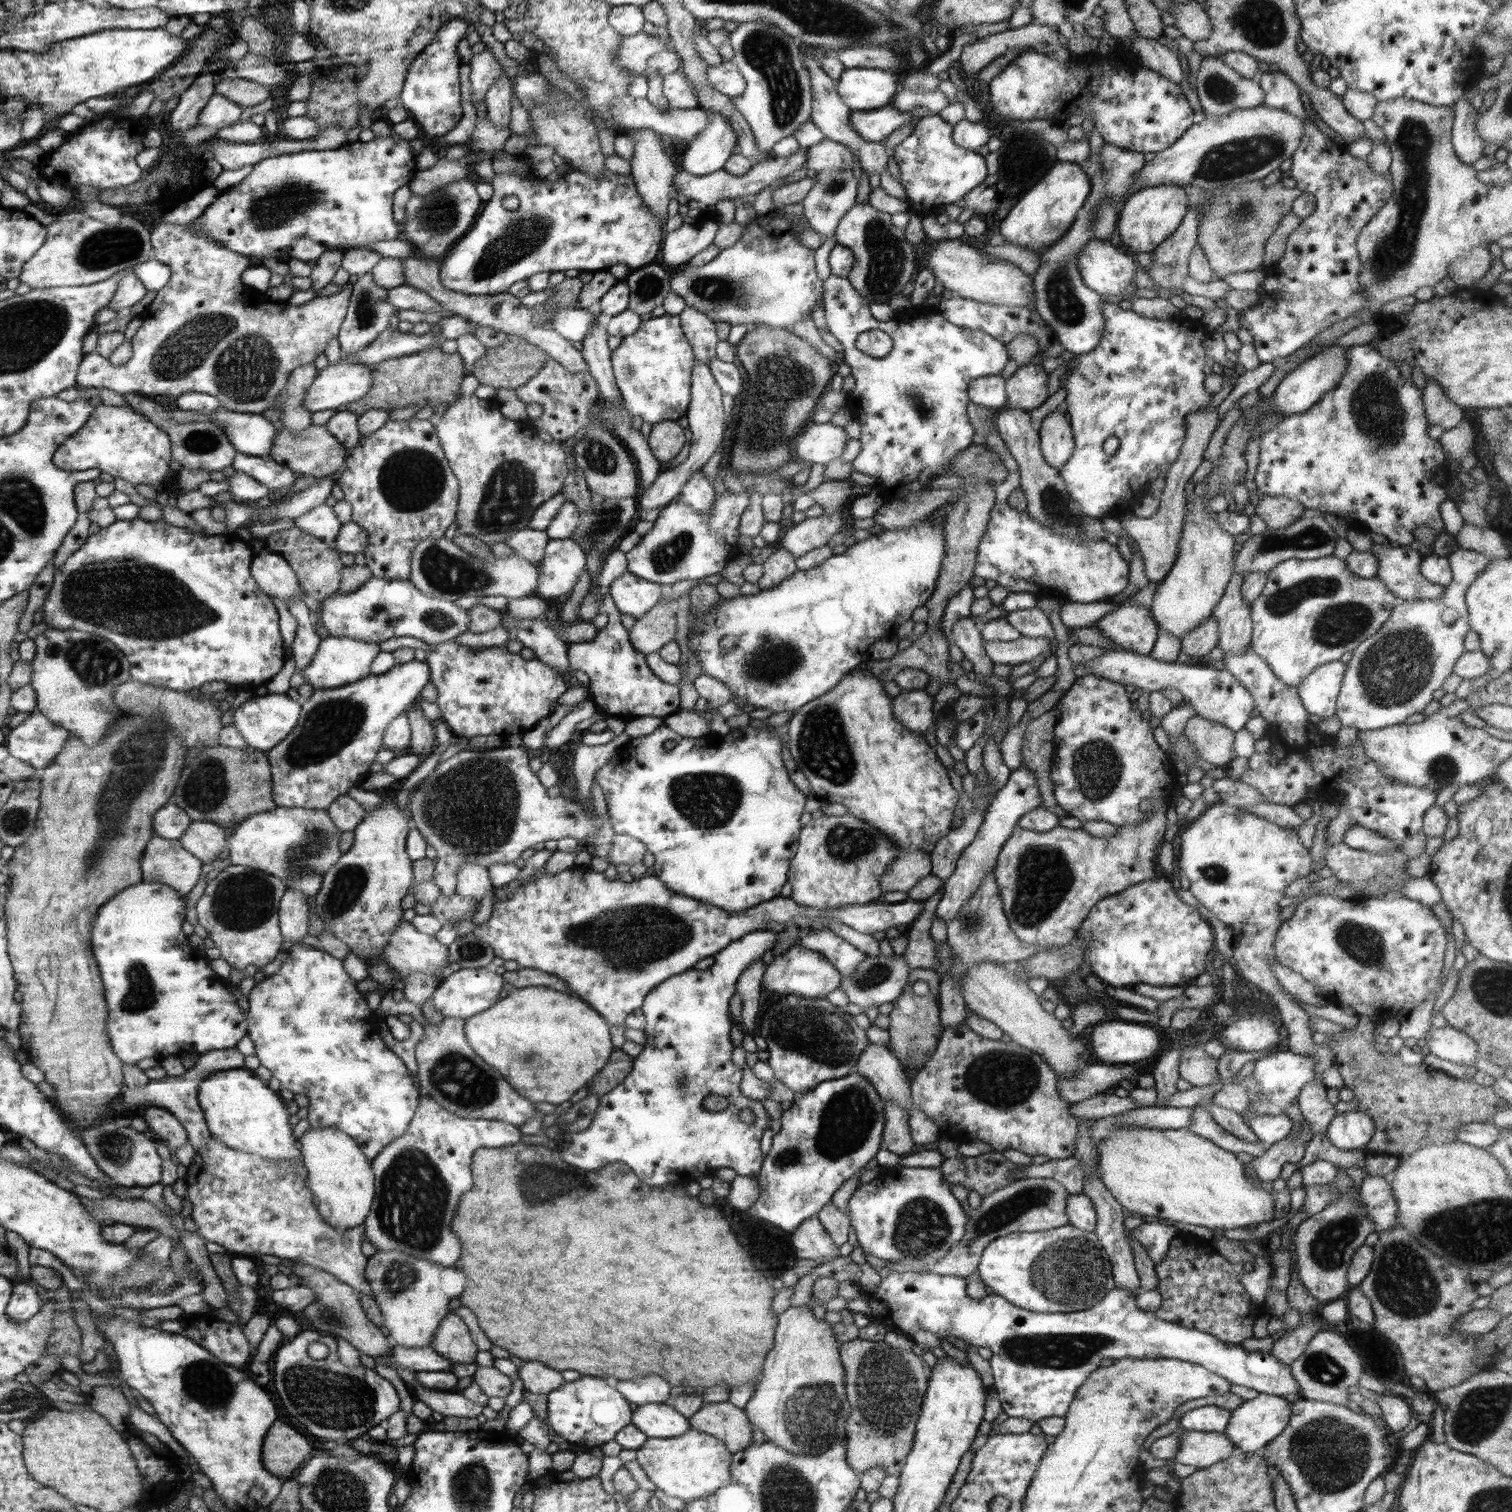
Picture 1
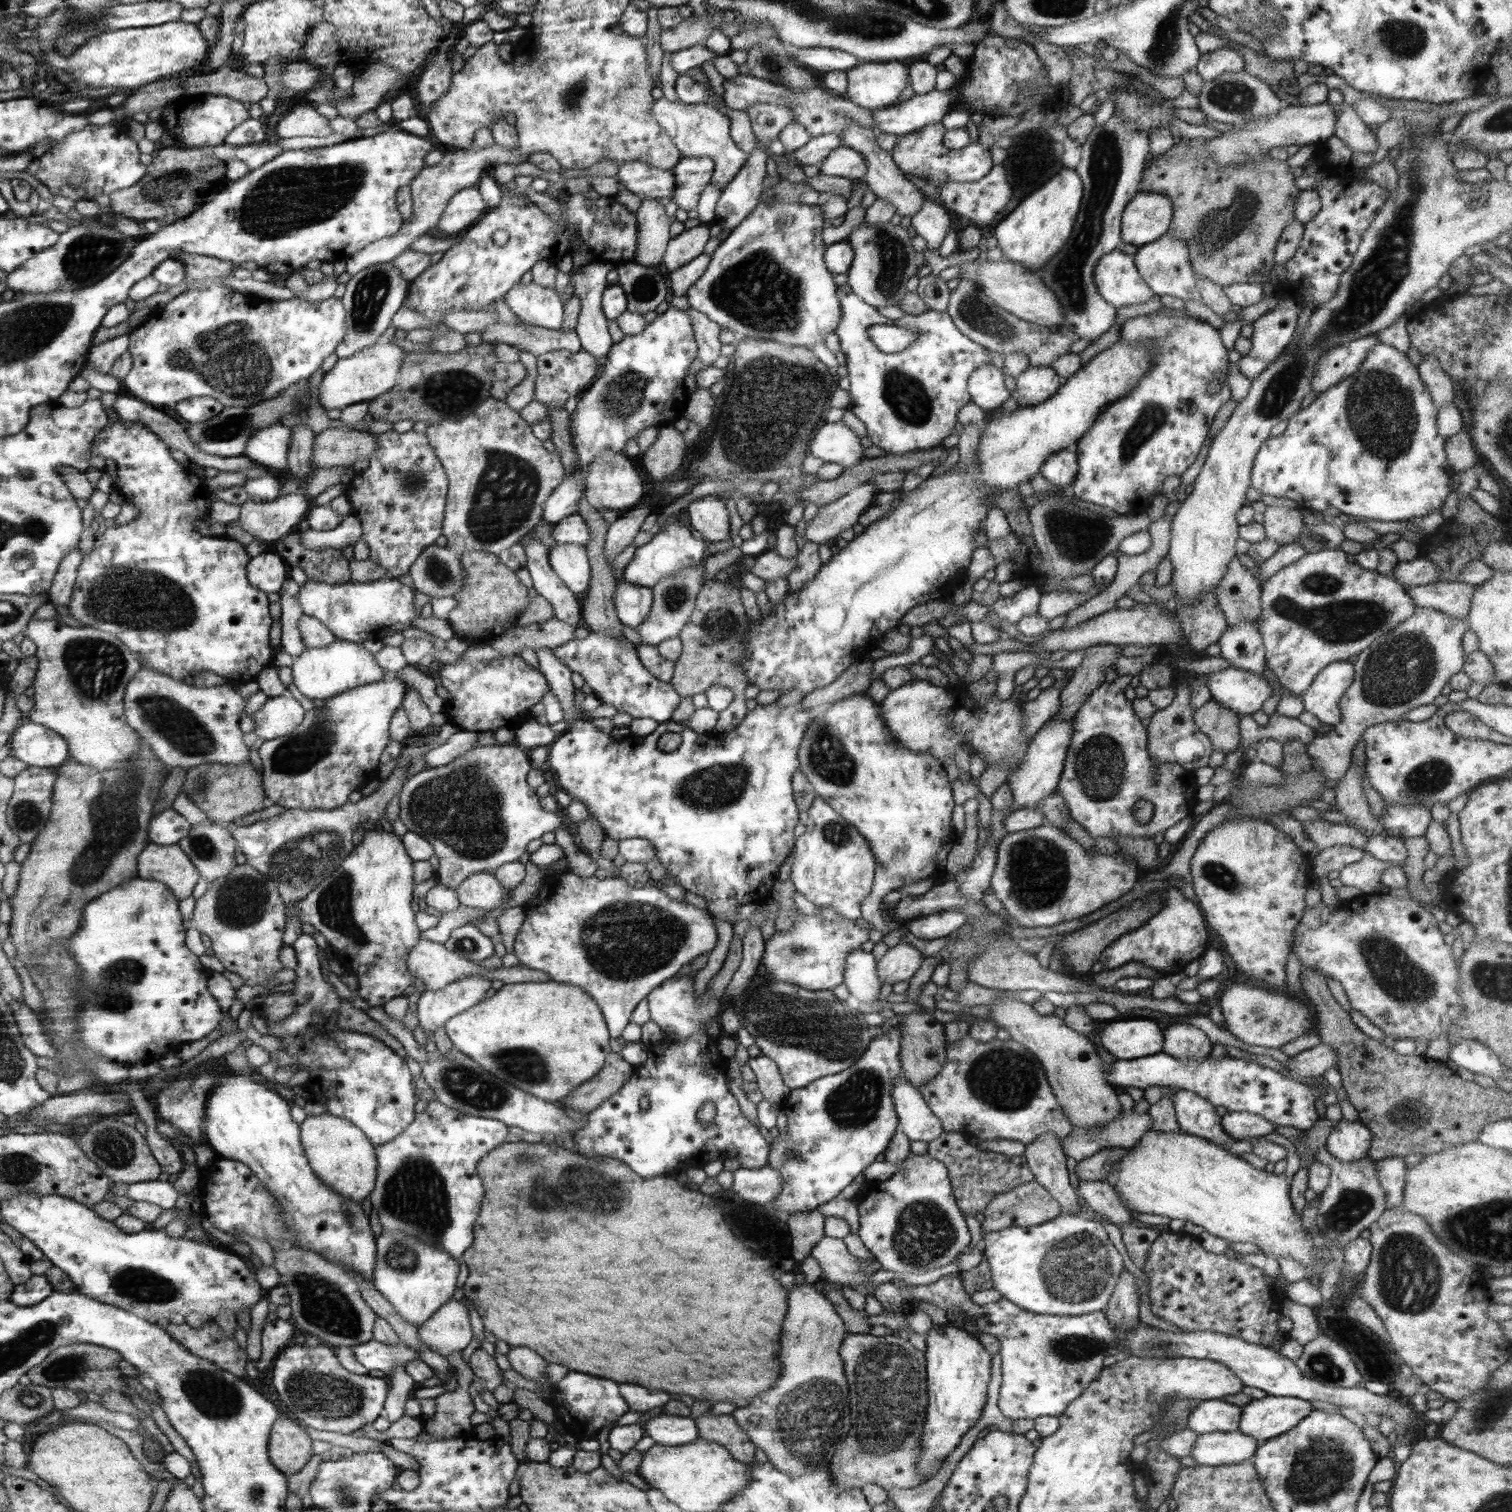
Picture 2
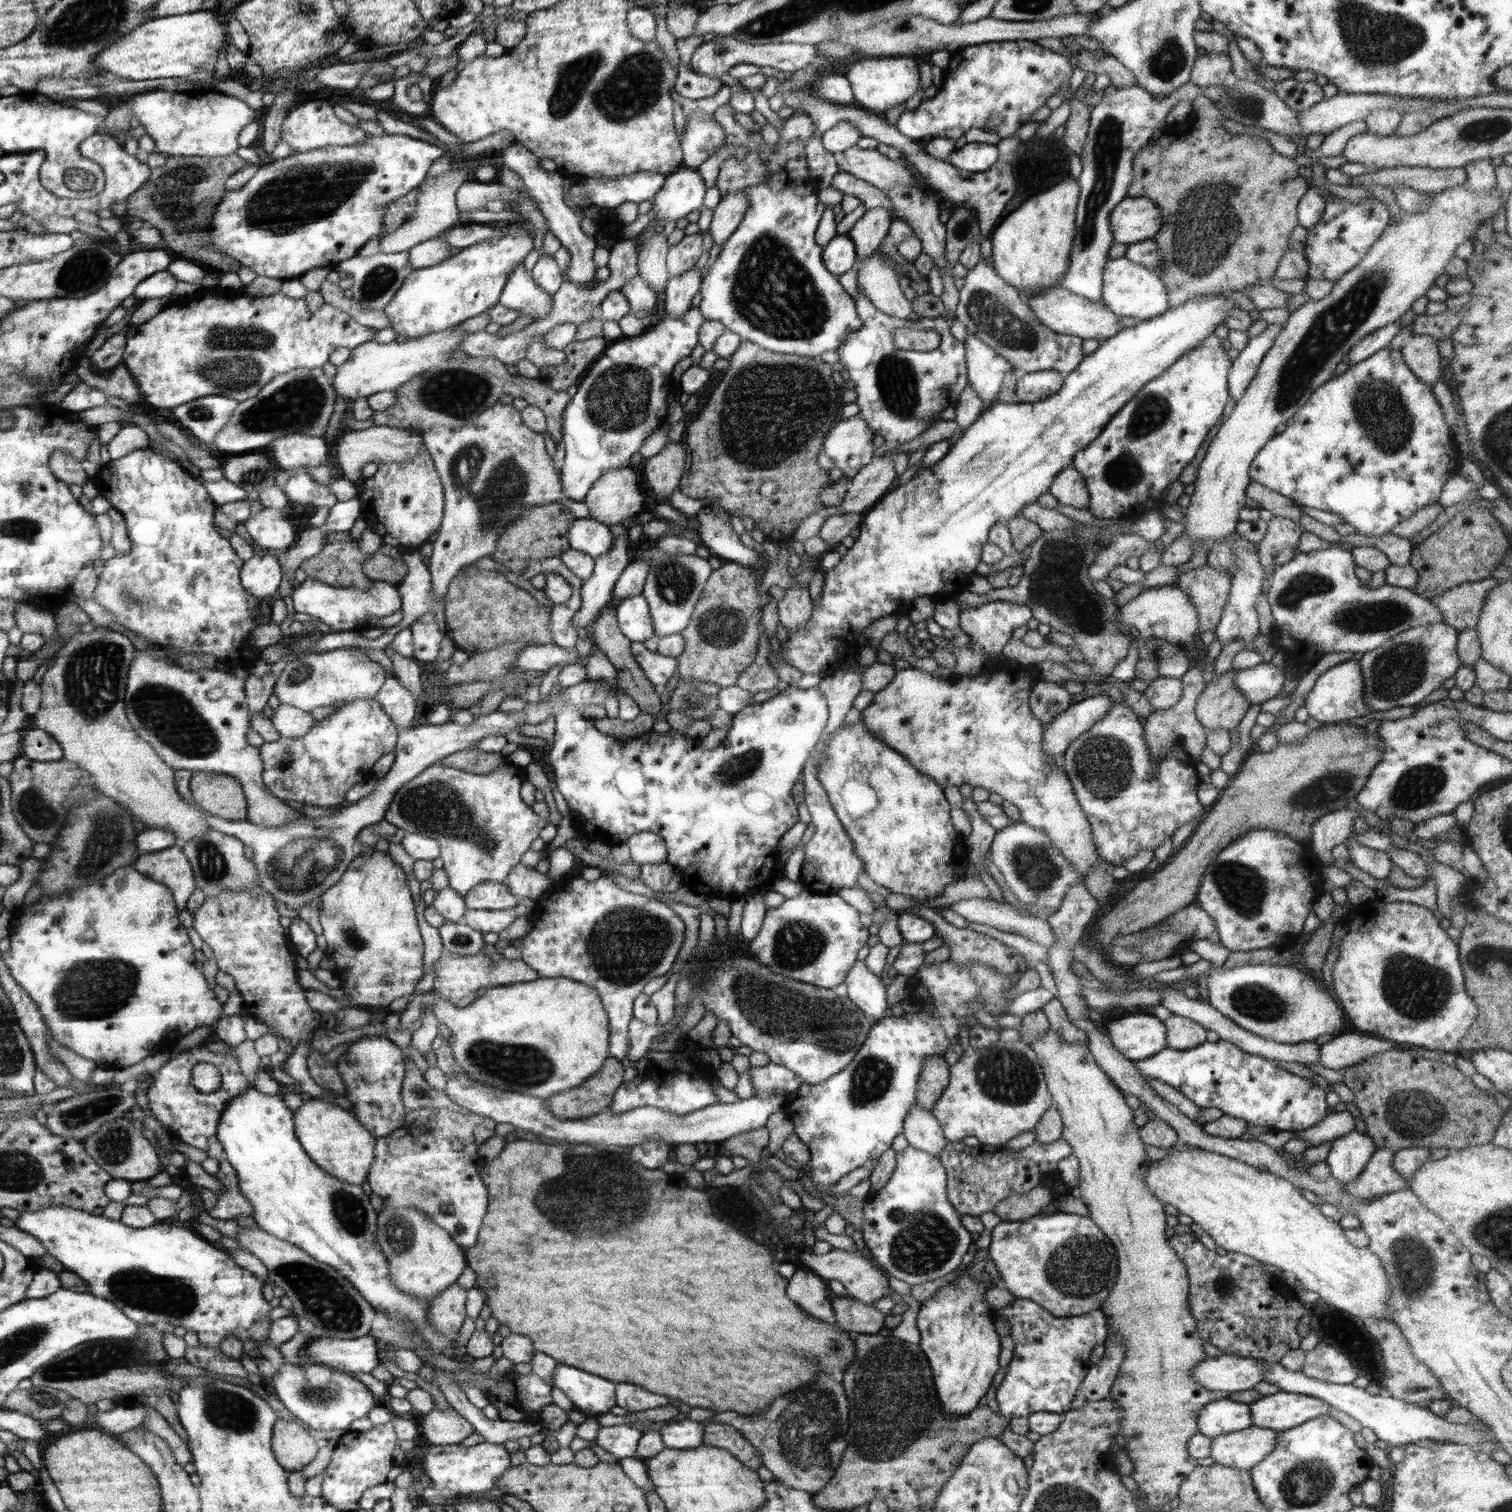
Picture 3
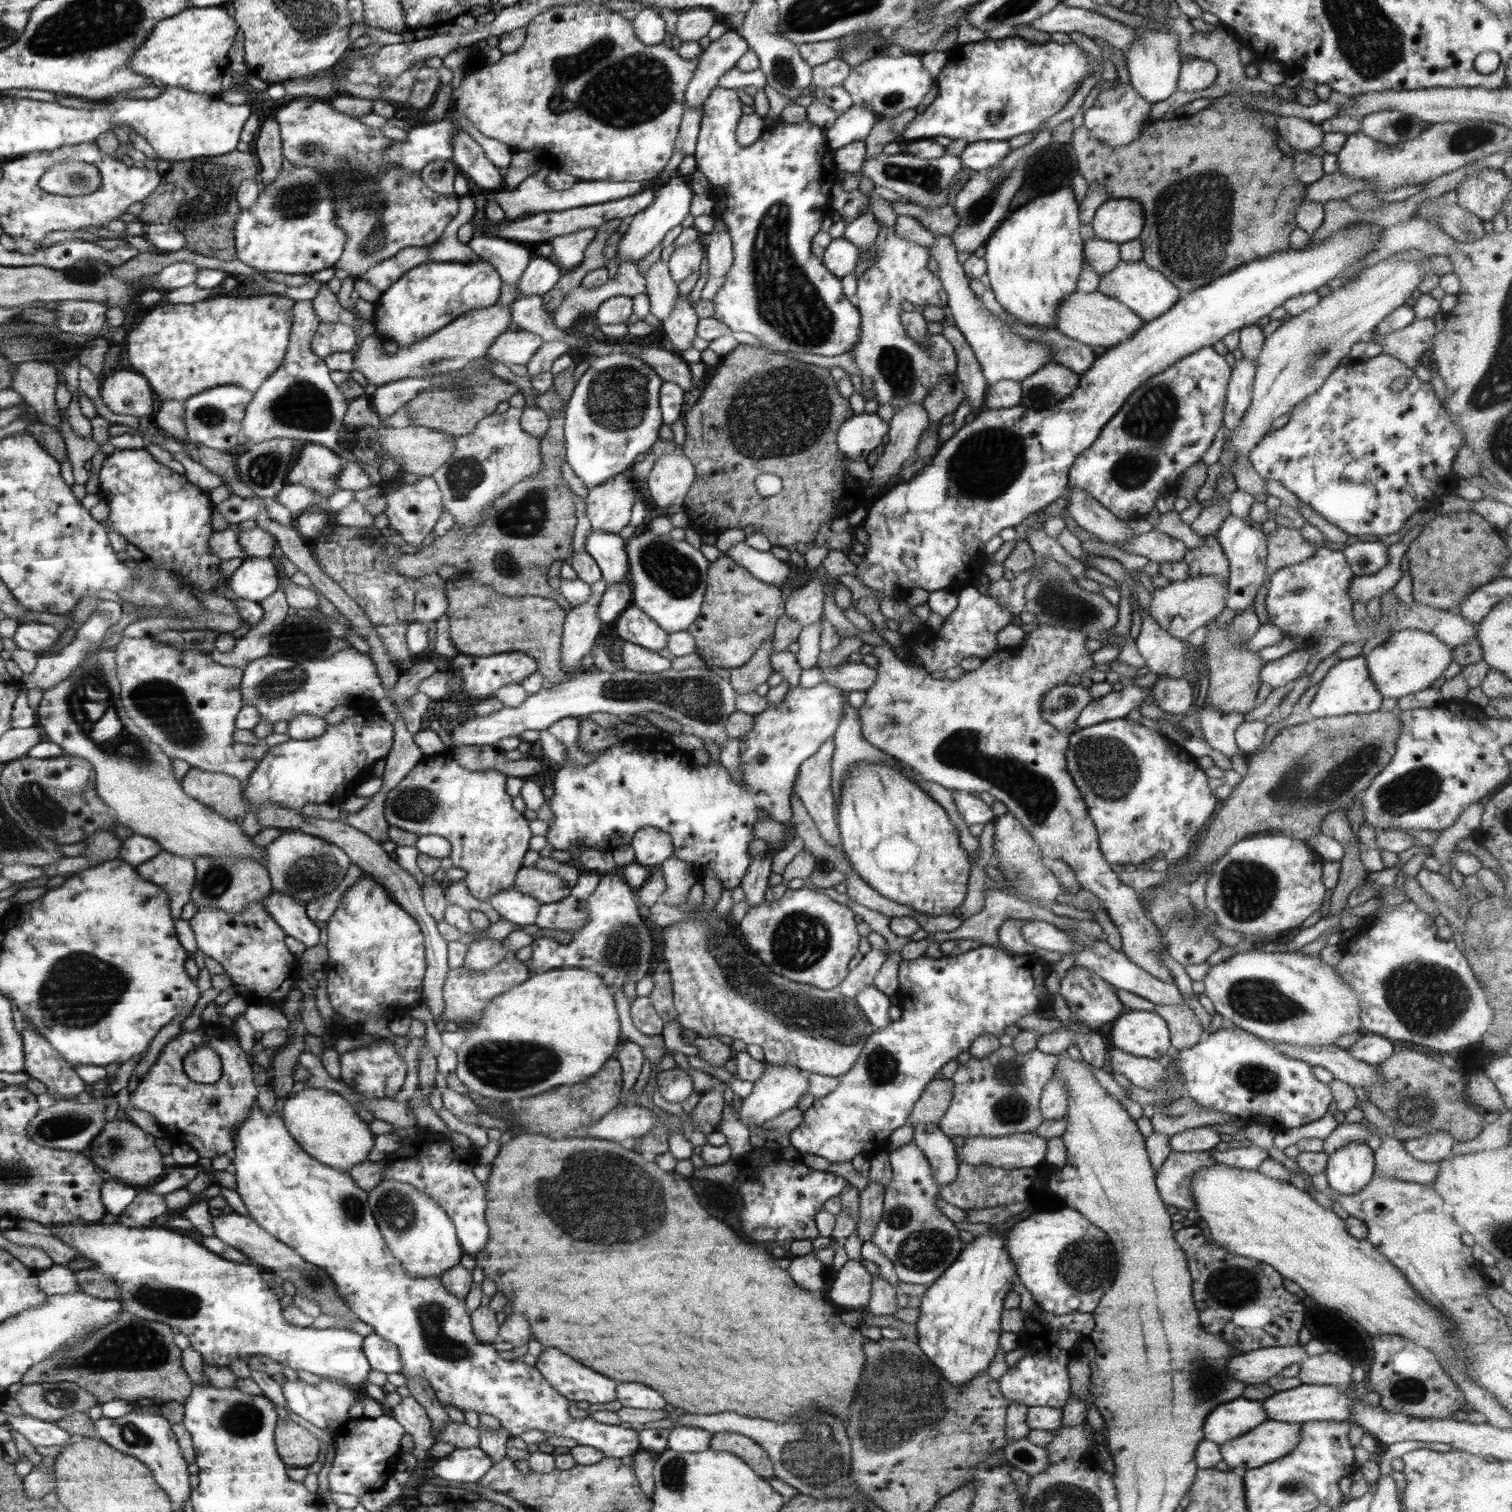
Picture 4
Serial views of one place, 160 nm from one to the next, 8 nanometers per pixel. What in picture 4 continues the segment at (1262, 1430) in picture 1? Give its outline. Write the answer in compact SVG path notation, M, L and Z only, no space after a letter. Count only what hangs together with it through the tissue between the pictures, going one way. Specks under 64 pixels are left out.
M1300 1383L1296 1388L1275 1392L1270 1398L1262 1401L1268 1418L1285 1423L1306 1423L1311 1420L1347 1421L1351 1416L1349 1396L1342 1394L1336 1385L1315 1385Z

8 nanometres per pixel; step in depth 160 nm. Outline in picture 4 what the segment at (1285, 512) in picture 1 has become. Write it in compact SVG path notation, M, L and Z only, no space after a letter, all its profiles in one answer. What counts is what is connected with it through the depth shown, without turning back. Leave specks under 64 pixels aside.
M1279 526L1267 535L1267 559L1265 571L1273 575L1281 568L1300 564L1314 556L1317 546L1306 540L1294 527Z

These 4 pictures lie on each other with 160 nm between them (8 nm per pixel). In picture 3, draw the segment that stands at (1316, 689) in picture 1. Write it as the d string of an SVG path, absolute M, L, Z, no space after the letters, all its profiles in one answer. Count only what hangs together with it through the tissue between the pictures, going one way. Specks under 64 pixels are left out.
M1349 660L1332 666L1328 671L1320 672L1314 688L1305 698L1305 707L1310 717L1324 723L1338 723L1370 714L1372 710L1364 700L1364 677L1360 663Z

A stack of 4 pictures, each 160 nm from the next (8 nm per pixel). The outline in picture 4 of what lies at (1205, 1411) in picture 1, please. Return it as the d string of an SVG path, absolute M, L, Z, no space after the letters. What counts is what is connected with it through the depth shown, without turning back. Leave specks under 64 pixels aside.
M1240 1397L1215 1408L1203 1426L1204 1439L1216 1444L1226 1444L1268 1420L1261 1401Z

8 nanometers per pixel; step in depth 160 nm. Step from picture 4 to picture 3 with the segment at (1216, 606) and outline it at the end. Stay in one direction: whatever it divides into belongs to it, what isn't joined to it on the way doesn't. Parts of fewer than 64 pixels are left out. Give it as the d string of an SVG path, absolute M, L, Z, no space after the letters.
M1176 584L1156 587L1142 591L1119 609L1116 617L1116 628L1125 634L1133 633L1144 640L1166 640L1179 645L1194 645L1198 643L1197 610L1190 597Z

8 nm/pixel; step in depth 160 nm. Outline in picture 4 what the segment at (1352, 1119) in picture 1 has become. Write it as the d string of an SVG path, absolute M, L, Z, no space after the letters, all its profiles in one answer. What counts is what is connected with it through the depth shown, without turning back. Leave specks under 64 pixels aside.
M1350 1142L1329 1154L1325 1173L1329 1187L1338 1194L1356 1194L1372 1181L1375 1154L1366 1143Z

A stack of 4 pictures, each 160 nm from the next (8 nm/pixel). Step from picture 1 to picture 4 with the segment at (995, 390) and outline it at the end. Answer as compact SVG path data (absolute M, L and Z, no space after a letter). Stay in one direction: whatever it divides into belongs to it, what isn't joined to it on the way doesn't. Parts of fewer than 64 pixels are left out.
M935 234L935 242L929 247L931 256L938 264L936 276L940 278L946 292L947 306L952 312L956 328L962 332L972 347L988 386L1002 380L1021 381L1027 376L1038 372L1046 363L1051 362L1051 352L1048 345L1031 341L1011 329L1000 317L988 310L981 298L970 288L970 282L963 269L963 264L957 259L957 248L948 234Z

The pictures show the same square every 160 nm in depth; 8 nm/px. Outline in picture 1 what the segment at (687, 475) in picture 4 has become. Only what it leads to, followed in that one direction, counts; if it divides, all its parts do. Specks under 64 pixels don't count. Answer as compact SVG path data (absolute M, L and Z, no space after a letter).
M666 421L652 426L647 443L656 460L664 466L672 462L672 458L682 450L682 446L686 444L686 436L678 422Z

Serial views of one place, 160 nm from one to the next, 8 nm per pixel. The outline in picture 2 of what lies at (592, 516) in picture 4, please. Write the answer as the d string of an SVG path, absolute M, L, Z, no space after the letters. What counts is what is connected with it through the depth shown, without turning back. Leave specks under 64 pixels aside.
M607 448L599 452L593 462L587 466L589 476L585 487L585 499L601 514L605 508L616 510L619 514L624 510L633 510L634 506L644 498L644 480L630 458L620 452Z

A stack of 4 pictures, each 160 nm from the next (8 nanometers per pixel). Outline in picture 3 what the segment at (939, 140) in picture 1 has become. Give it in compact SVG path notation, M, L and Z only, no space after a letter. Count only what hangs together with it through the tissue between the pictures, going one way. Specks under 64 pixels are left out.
M982 142L968 143L950 155L947 162L956 166L958 170L968 172L986 172L998 160L999 151L994 144L984 144Z

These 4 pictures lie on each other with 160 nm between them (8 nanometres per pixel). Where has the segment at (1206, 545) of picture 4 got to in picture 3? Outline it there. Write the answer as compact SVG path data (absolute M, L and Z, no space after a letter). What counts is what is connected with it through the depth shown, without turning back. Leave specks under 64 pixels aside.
M1206 563L1197 569L1182 573L1176 585L1190 597L1192 604L1197 610L1199 618L1196 638L1198 639L1201 632L1214 631L1218 626L1218 621L1222 620L1223 608L1230 594L1231 576L1227 572L1216 569L1210 563Z

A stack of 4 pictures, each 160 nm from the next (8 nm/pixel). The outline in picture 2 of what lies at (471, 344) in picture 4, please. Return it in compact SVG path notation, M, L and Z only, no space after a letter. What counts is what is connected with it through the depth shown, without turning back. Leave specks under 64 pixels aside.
M384 342L384 345L372 345L356 352L350 358L338 359L338 362L324 375L319 386L319 402L326 410L350 407L359 402L367 402L386 391L390 391L398 382L407 352L396 343Z

